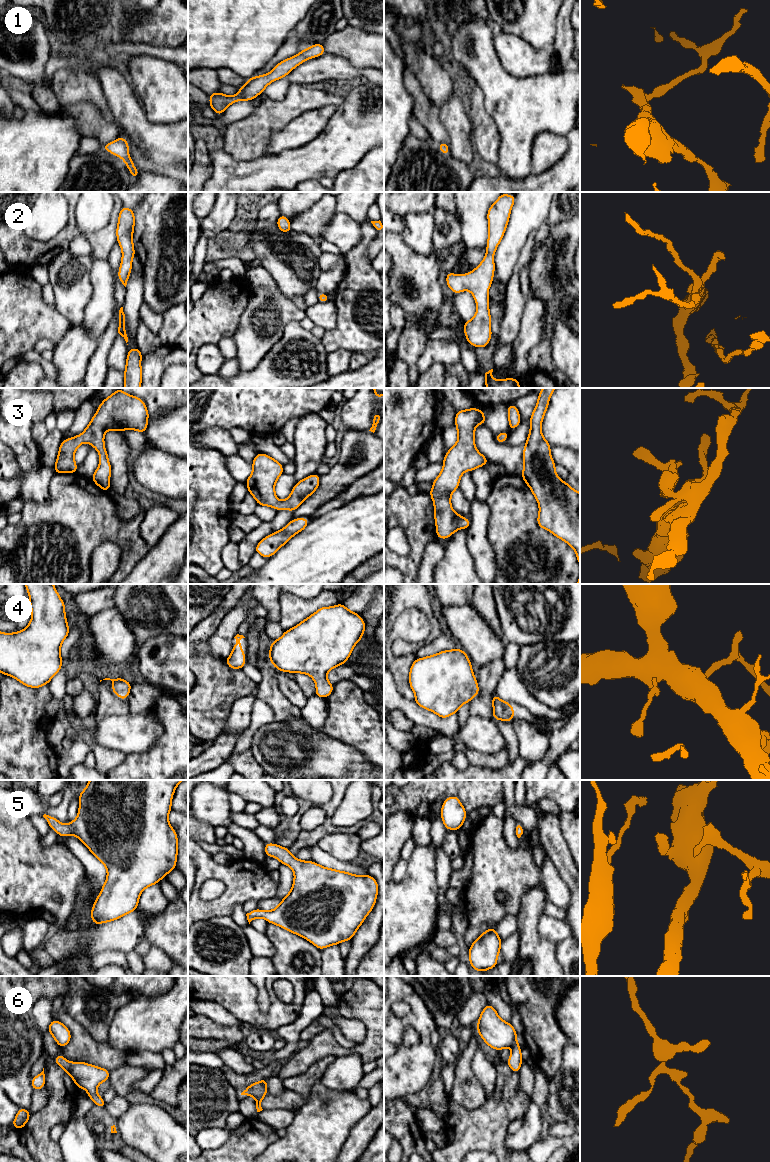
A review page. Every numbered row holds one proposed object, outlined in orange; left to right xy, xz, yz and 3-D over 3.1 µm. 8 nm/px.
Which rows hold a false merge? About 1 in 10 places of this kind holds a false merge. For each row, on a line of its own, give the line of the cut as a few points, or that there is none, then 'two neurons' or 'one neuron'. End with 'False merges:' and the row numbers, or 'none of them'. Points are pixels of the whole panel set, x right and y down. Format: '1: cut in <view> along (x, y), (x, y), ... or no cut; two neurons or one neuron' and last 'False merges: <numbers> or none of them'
1: no cut; one neuron
2: no cut; one neuron
3: no cut; one neuron
4: no cut; one neuron
5: no cut; one neuron
6: no cut; one neuron
False merges: none of them

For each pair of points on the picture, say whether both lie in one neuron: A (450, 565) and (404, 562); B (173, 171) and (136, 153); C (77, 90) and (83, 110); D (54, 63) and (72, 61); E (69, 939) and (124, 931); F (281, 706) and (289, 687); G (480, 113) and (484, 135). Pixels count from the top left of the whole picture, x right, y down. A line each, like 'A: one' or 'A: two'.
A: two
B: one
C: two
D: one
E: one
F: two
G: one

